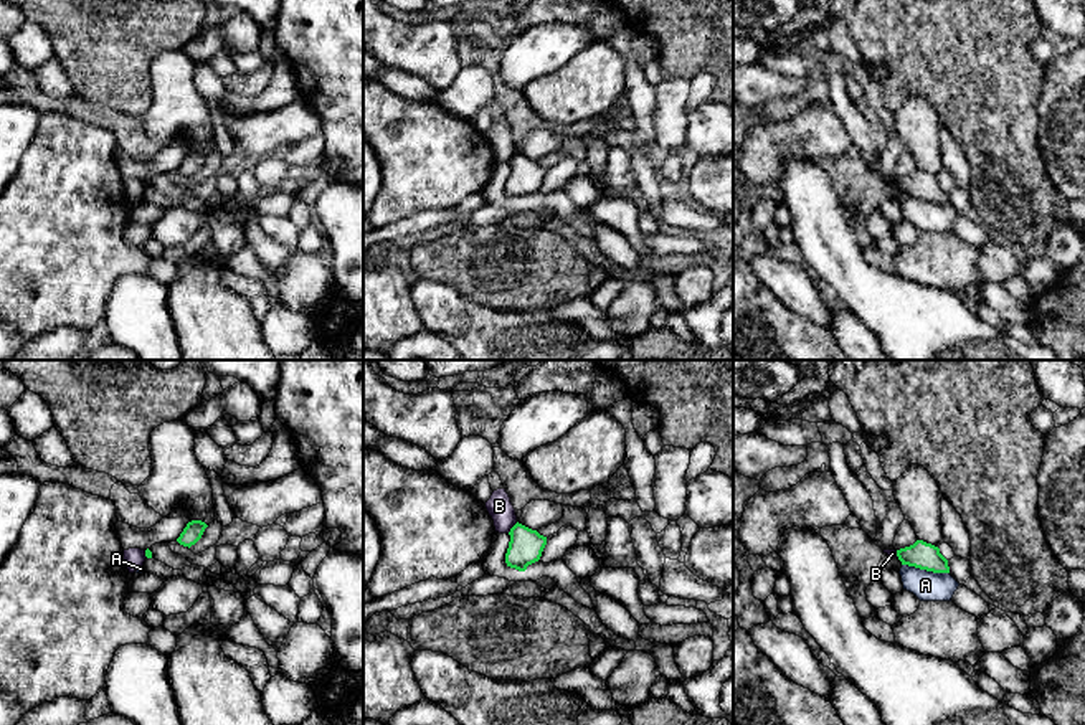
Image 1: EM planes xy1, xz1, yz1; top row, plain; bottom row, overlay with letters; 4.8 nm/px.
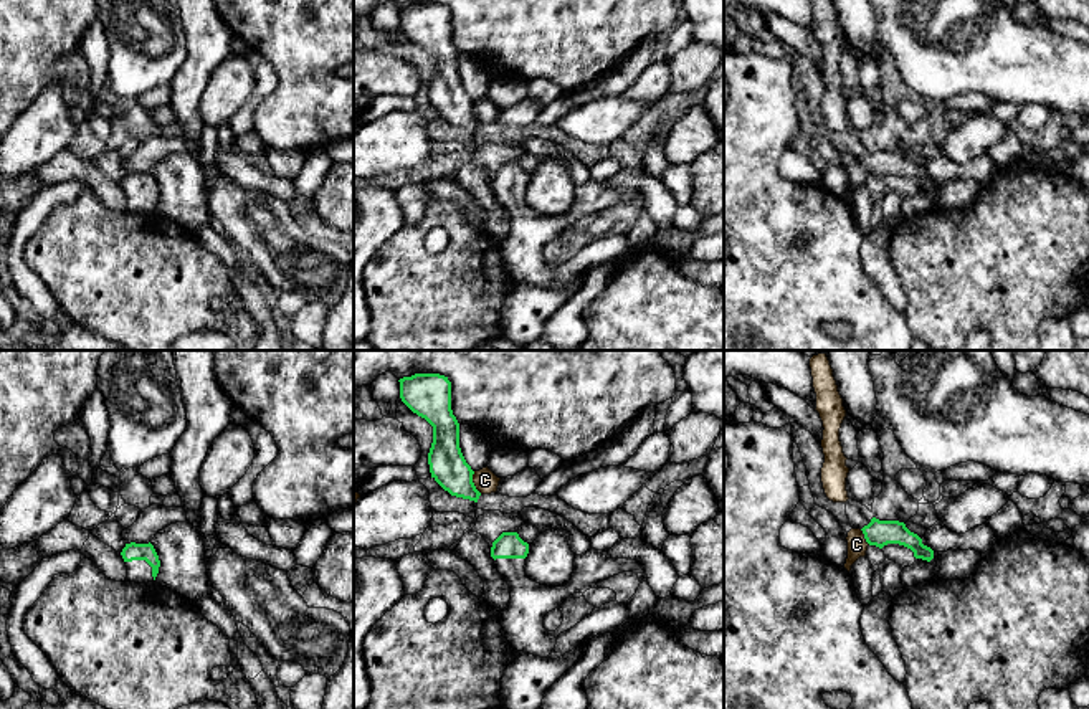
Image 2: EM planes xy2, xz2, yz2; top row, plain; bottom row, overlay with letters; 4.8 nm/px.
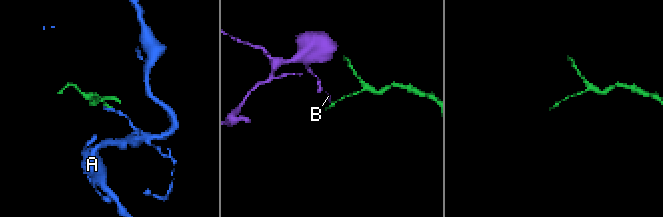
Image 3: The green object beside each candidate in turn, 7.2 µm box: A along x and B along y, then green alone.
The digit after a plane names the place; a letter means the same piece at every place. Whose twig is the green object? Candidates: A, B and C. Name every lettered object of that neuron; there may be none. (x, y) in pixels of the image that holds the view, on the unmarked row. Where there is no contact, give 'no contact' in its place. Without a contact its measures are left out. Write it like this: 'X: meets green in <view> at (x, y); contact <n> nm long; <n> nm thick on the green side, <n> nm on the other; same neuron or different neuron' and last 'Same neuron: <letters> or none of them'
A: meets green in yz1 at (925, 199); contact 240 nm long; 130 nm thick on the green side, 140 nm on the other; different neuron
B: meets green in xz1 at (512, 157); contact 80 nm long; 170 nm thick on the green side, 120 nm on the other; different neuron
C: meets green in xz2 at (473, 113); contact 120 nm long; 180 nm thick on the green side, 110 nm on the other; different neuron
Same neuron: none of them

